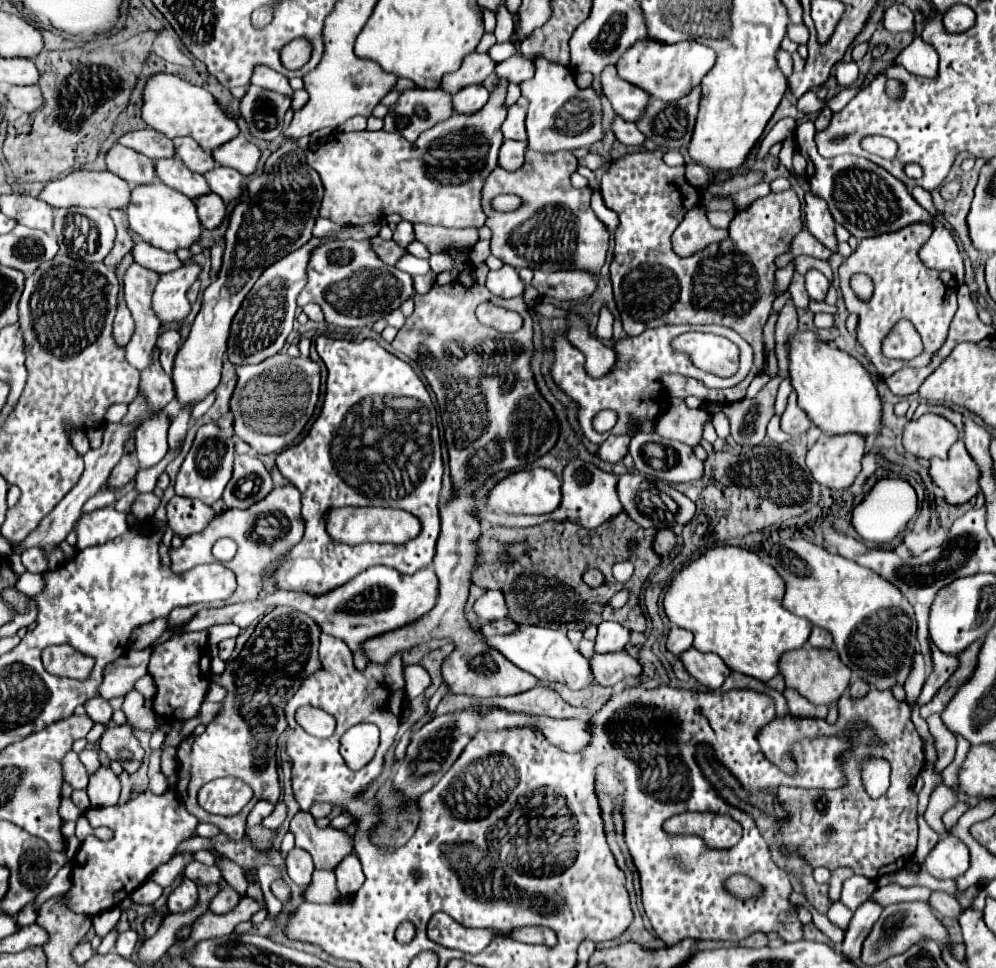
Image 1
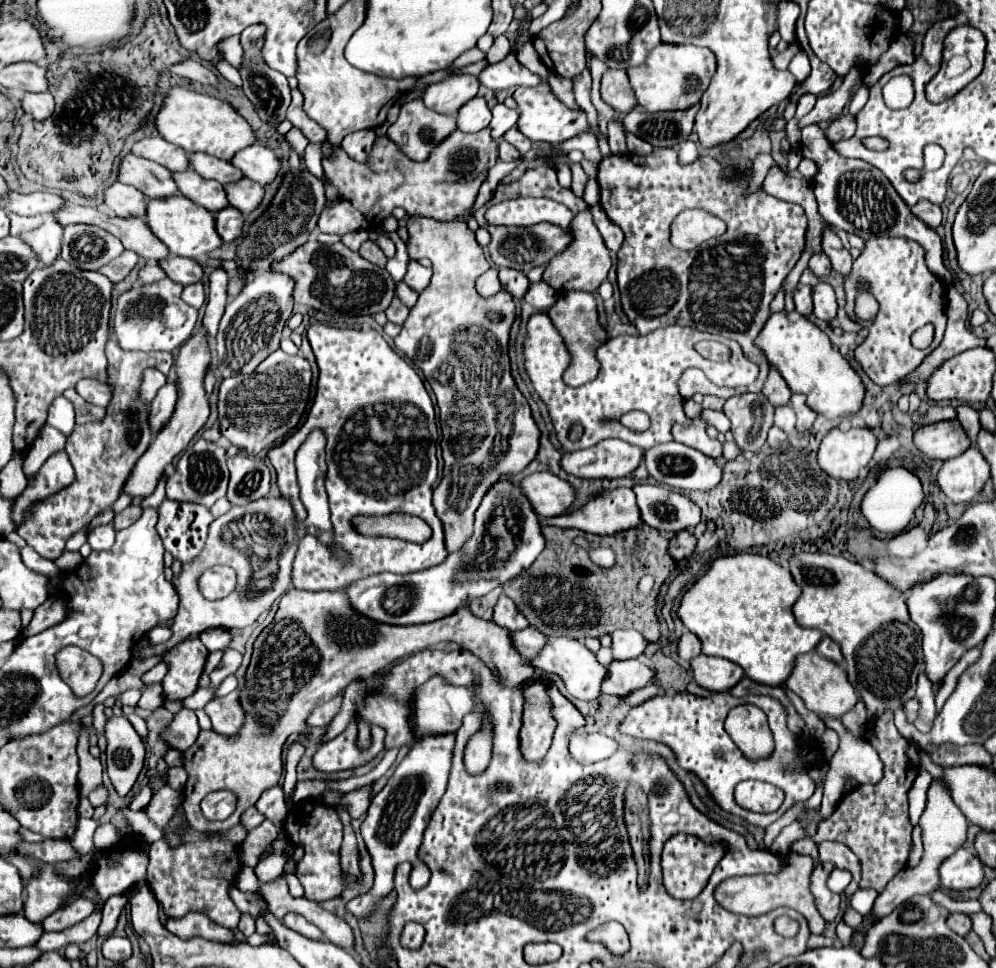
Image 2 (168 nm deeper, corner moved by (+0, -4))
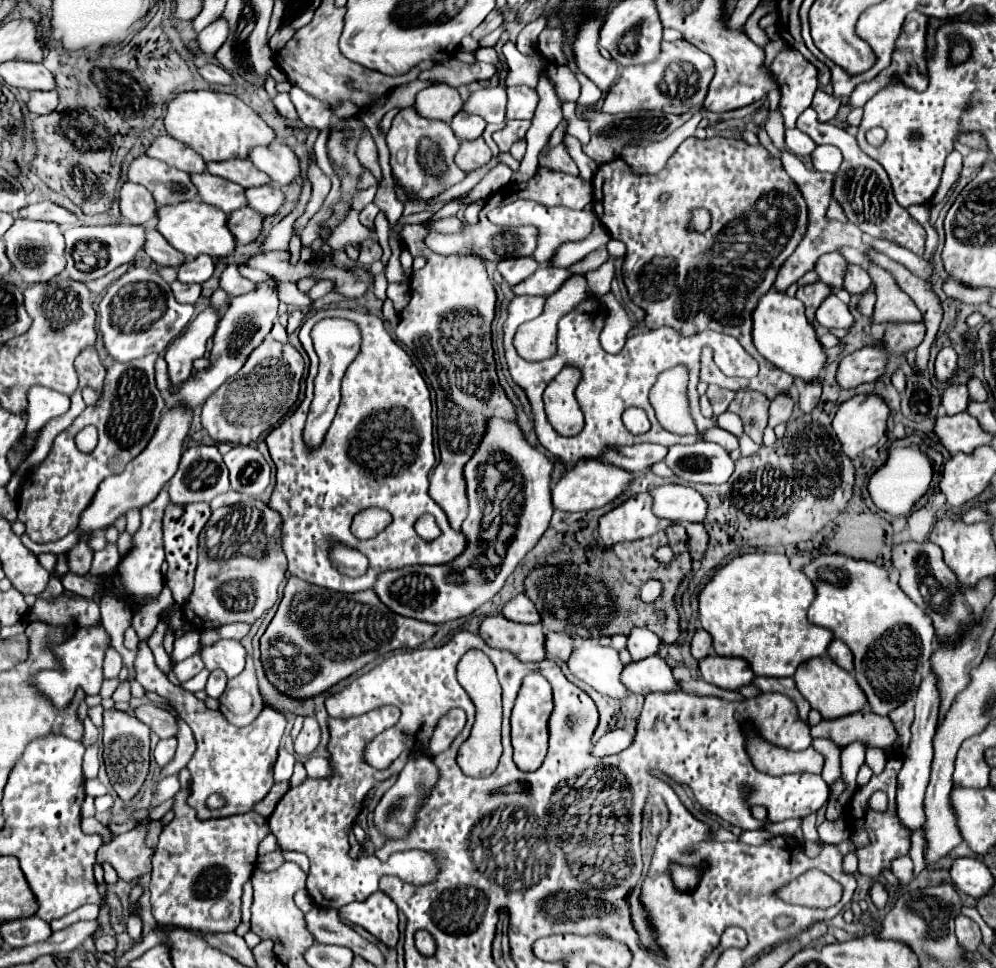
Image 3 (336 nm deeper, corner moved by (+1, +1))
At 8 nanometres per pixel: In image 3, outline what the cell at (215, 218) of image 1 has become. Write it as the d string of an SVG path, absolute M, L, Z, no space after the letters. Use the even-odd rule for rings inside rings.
M245 206L241 210L235 210L229 216L227 224L229 224L229 230L235 234L235 240L239 244L251 244L263 232L263 214Z

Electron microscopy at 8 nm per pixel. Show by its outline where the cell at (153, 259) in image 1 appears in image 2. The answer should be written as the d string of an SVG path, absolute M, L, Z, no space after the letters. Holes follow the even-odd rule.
M168 255L166 259L158 261L160 269L164 269L164 273L176 281L176 283L184 283L184 285L190 285L190 283L196 283L200 281L204 269L192 261L192 259L176 259L172 255Z

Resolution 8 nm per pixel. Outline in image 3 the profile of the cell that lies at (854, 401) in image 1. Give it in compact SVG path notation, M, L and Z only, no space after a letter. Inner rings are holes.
M771 288L763 294L753 310L753 344L763 358L767 358L773 366L781 368L791 376L799 376L803 380L819 378L819 372L825 364L825 350L817 340L813 326L807 322L803 314L803 302L787 296L787 292L779 292Z

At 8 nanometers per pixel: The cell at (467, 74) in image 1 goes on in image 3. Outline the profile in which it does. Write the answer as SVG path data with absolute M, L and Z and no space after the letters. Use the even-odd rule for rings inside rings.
M427 86L415 96L415 110L423 118L431 120L441 120L441 122L451 122L453 116L461 110L461 96L455 88L449 86Z

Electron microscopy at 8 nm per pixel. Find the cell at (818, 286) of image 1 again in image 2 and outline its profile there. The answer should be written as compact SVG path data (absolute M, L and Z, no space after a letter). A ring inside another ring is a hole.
M820 281L814 289L812 289L812 301L814 301L814 315L818 319L830 321L836 315L836 297L834 297L834 289L832 285L828 285L826 281Z

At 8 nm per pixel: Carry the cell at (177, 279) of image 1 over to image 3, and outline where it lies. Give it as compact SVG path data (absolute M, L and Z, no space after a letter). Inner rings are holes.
M129 268L119 280L115 280L99 306L99 330L107 354L117 362L131 362L147 354L161 354L167 346L183 334L187 324L195 316L191 304L179 304L171 294L169 284L153 270Z

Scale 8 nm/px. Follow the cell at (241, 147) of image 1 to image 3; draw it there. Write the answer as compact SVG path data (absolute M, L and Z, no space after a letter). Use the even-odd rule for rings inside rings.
M273 142L271 146L259 146L251 150L251 162L259 166L259 170L269 174L279 186L291 184L301 174L299 158L287 144L281 142Z

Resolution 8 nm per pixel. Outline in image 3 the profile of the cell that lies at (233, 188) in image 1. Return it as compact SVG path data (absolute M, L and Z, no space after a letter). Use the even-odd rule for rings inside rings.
M259 186L247 190L247 202L253 210L259 210L263 216L273 216L285 204L285 194L279 186Z

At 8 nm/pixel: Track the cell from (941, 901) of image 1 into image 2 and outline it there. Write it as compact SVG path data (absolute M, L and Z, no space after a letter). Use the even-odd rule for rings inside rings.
M950 913L946 923L948 923L948 927L950 927L954 933L958 933L958 935L966 935L966 933L972 929L972 921L970 921L970 917L964 915L964 913Z

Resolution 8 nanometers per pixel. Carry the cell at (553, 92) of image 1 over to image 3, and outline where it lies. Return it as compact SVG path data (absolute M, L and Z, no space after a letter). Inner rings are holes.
M527 86L507 88L507 118L509 120L531 120L537 106L537 92Z

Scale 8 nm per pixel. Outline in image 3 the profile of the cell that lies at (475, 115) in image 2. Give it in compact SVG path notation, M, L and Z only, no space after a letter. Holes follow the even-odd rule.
M457 112L455 118L451 120L451 128L461 142L463 140L475 140L483 134L485 122L479 116L473 116L473 114L467 114L467 112Z

